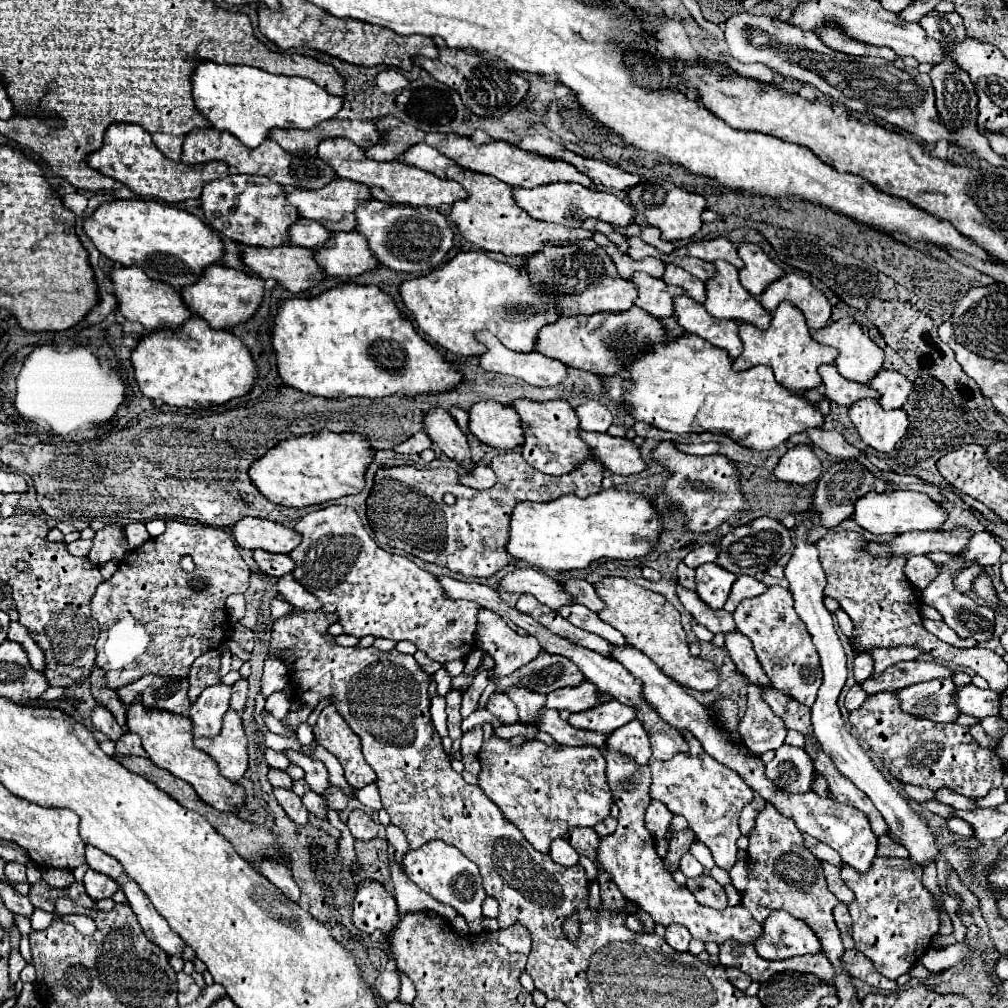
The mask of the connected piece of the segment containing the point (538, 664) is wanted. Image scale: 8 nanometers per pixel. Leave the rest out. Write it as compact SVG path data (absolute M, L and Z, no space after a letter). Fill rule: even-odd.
M541 653L531 663L517 669L513 675L497 681L495 693L505 693L511 685L523 685L537 693L547 693L547 687L575 687L583 683L585 677L569 659L561 655Z

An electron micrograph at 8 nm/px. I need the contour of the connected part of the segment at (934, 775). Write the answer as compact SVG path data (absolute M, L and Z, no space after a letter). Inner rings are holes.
M881 691L869 695L859 709L849 713L849 721L881 759L885 771L901 783L927 787L931 791L947 787L959 795L979 799L1003 781L1003 765L997 751L983 749L971 737L969 727L917 719L899 707L895 693Z

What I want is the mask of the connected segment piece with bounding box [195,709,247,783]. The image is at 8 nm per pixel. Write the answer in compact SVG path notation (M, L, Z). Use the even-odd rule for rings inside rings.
M229 709L223 717L223 729L217 737L197 737L195 747L211 755L229 781L239 783L247 771L247 735L241 715Z

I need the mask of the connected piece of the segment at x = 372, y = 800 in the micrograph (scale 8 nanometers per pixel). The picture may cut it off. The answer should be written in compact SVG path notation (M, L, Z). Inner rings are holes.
M373 783L367 785L367 787L363 787L363 789L359 789L359 791L357 791L357 799L359 799L363 805L367 805L369 809L373 809L373 811L379 811L379 809L381 809L379 791L377 791L377 787L375 787Z

